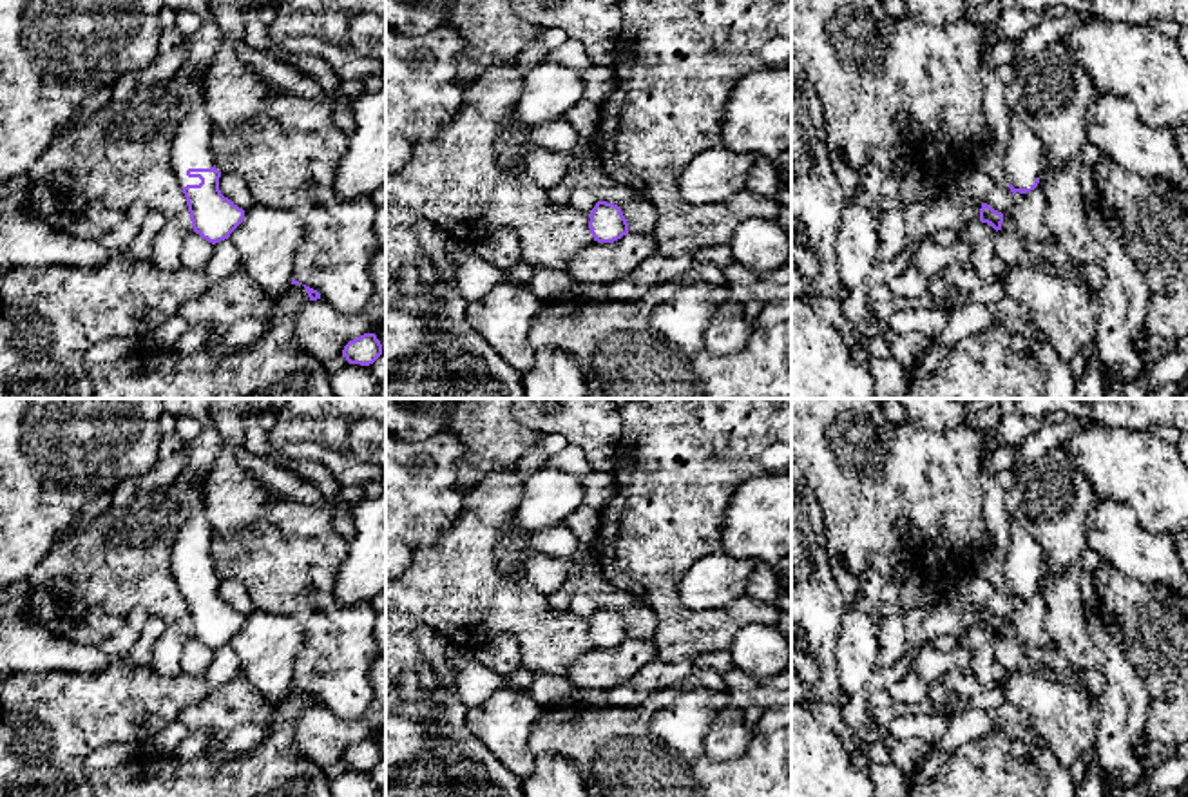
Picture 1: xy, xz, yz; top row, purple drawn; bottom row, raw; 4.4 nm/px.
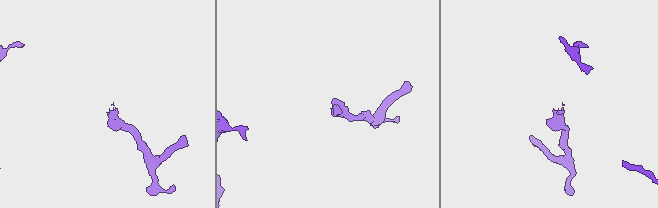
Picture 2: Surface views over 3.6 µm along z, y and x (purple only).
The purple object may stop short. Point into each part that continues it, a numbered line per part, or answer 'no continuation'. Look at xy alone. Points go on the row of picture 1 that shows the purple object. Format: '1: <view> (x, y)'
1: xy (191, 149)

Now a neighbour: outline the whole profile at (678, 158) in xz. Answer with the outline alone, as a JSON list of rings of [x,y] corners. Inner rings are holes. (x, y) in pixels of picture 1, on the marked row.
[[[623,0],[619,7],[623,11],[623,29],[612,42],[616,83],[599,107],[594,143],[603,170],[654,205],[657,212],[657,254],[695,255],[703,248],[728,245],[744,219],[777,217],[781,203],[748,188],[717,205],[690,205],[681,197],[677,181],[681,170],[697,154],[721,145],[724,107],[737,82],[753,69],[791,65],[791,0]]]

